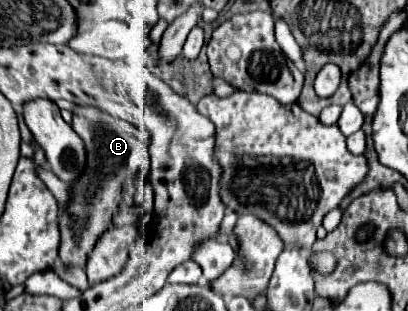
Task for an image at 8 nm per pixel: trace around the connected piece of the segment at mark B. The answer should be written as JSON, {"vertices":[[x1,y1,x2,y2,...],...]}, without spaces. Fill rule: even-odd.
{"vertices":[[75,107,71,127,75,133,81,135,87,147,87,169,85,175,79,177,73,189,73,201,67,211,59,217,61,229,61,247,59,247,59,261,67,265,85,267,89,251,95,247,99,235,111,227,111,217,107,209,117,203,117,193,123,189,125,183,133,183,135,175,149,173,149,133,111,117,95,107]]}

